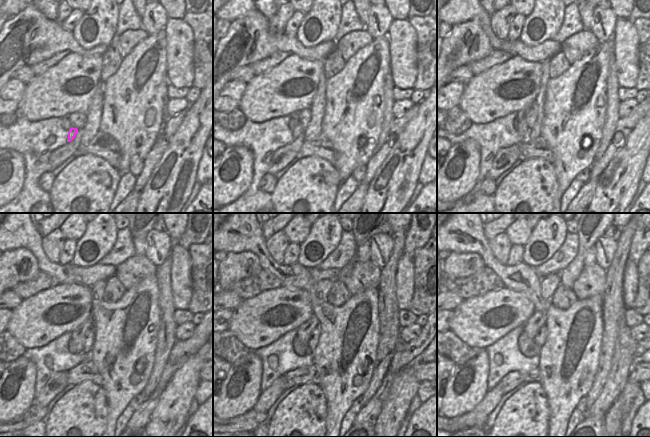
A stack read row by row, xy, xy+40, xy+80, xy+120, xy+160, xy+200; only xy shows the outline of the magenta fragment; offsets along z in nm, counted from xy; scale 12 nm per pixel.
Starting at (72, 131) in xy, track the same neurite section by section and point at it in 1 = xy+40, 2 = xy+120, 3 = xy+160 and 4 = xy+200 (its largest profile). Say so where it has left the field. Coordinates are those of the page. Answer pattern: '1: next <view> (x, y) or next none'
1: next xy+40 (298, 130)
2: next xy+120 (78, 334)
3: next xy+160 (303, 332)
4: next xy+200 (538, 319)

